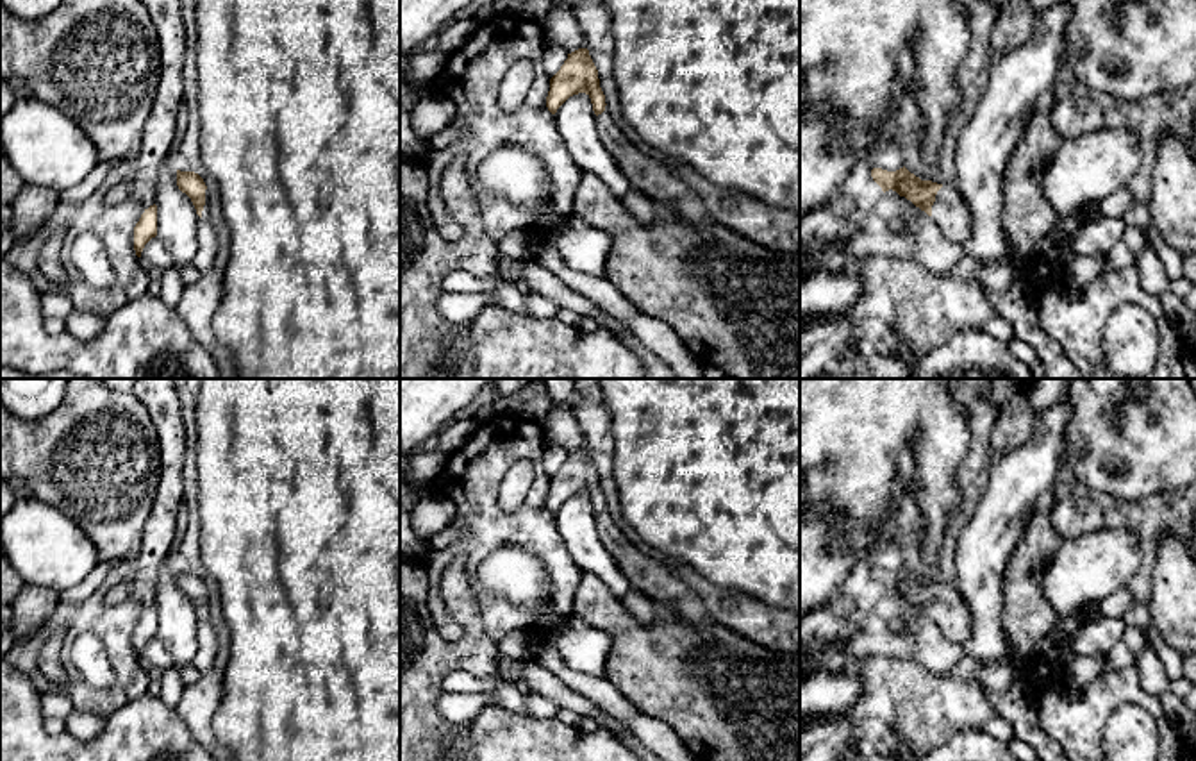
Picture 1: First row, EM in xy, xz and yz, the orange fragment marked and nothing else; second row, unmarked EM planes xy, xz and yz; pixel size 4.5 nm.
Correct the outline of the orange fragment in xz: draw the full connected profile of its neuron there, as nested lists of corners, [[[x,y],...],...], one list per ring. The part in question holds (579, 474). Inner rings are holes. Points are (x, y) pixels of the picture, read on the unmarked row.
[[[587,448],[568,454],[561,470],[550,479],[546,507],[552,514],[573,495],[586,493],[596,514],[596,532],[609,550],[630,588],[666,604],[675,616],[691,625],[710,620],[703,602],[662,563],[643,554],[605,511],[605,495],[600,488],[598,470]]]

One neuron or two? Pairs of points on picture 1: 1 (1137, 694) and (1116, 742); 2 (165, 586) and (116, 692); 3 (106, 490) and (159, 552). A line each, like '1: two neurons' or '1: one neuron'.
1: two neurons
2: two neurons
3: two neurons

